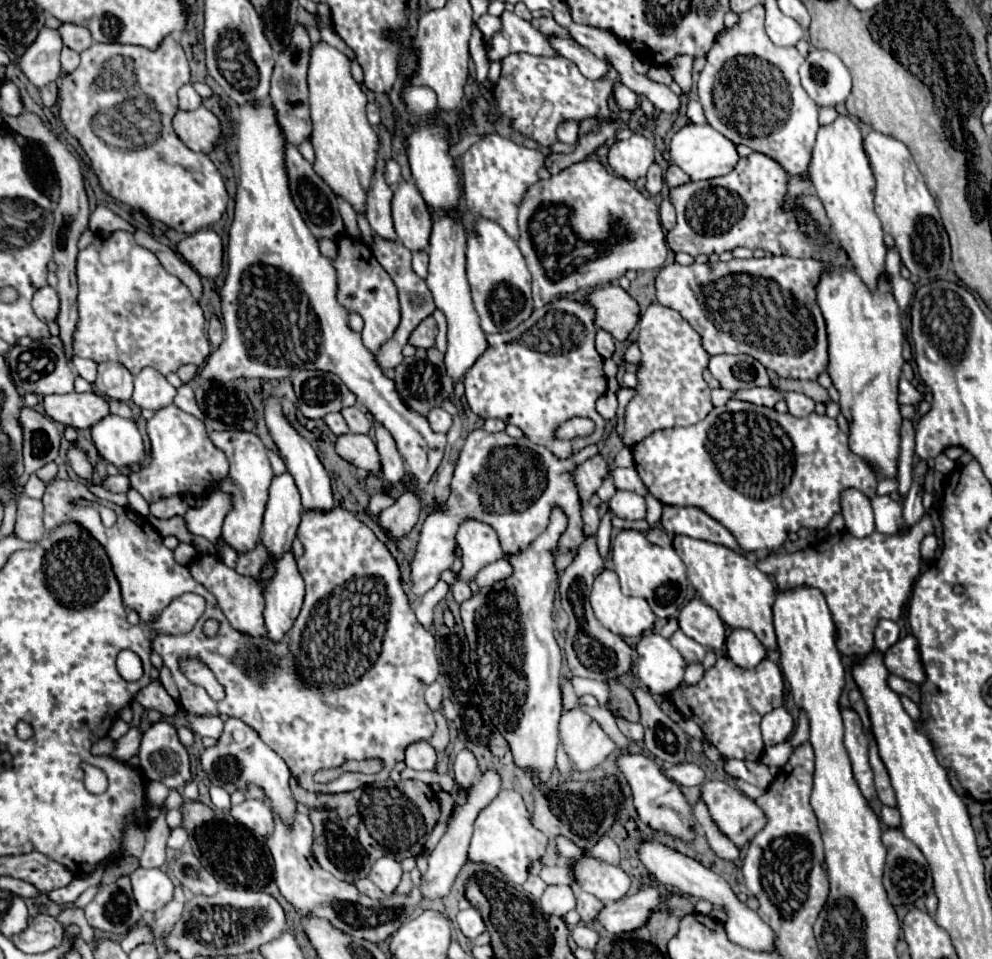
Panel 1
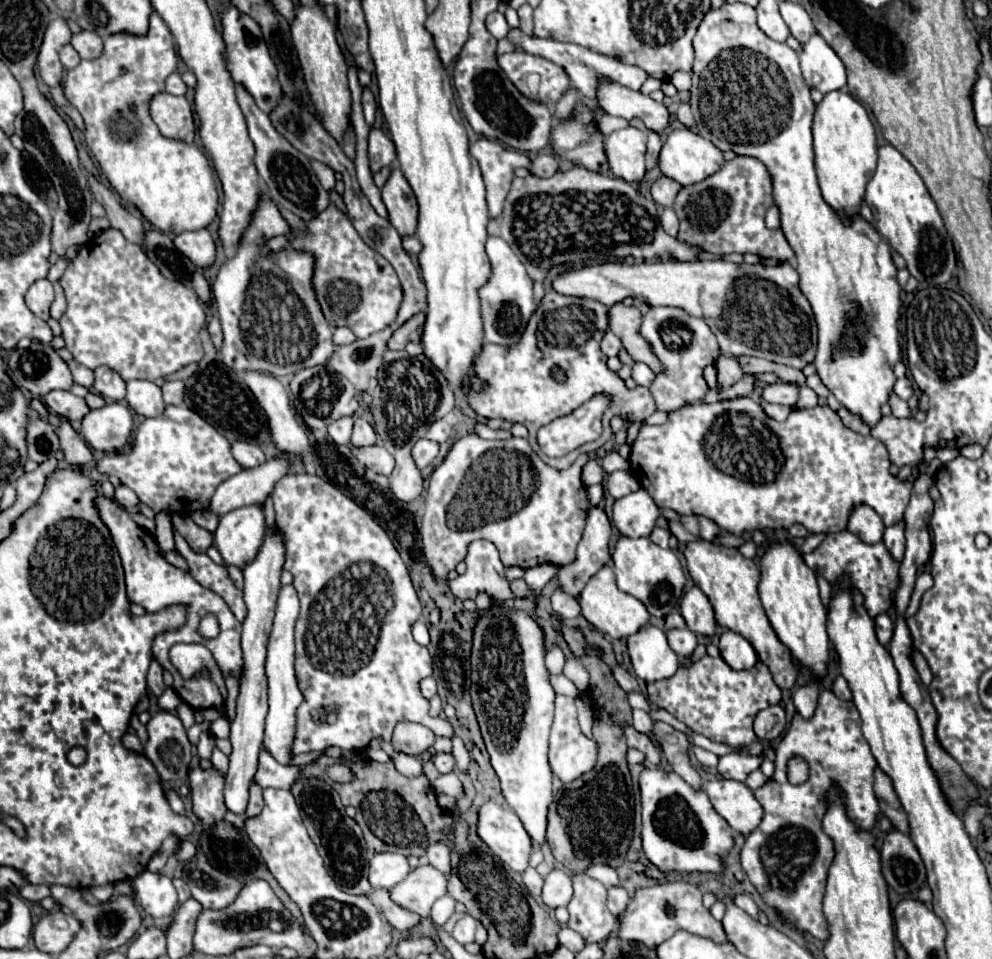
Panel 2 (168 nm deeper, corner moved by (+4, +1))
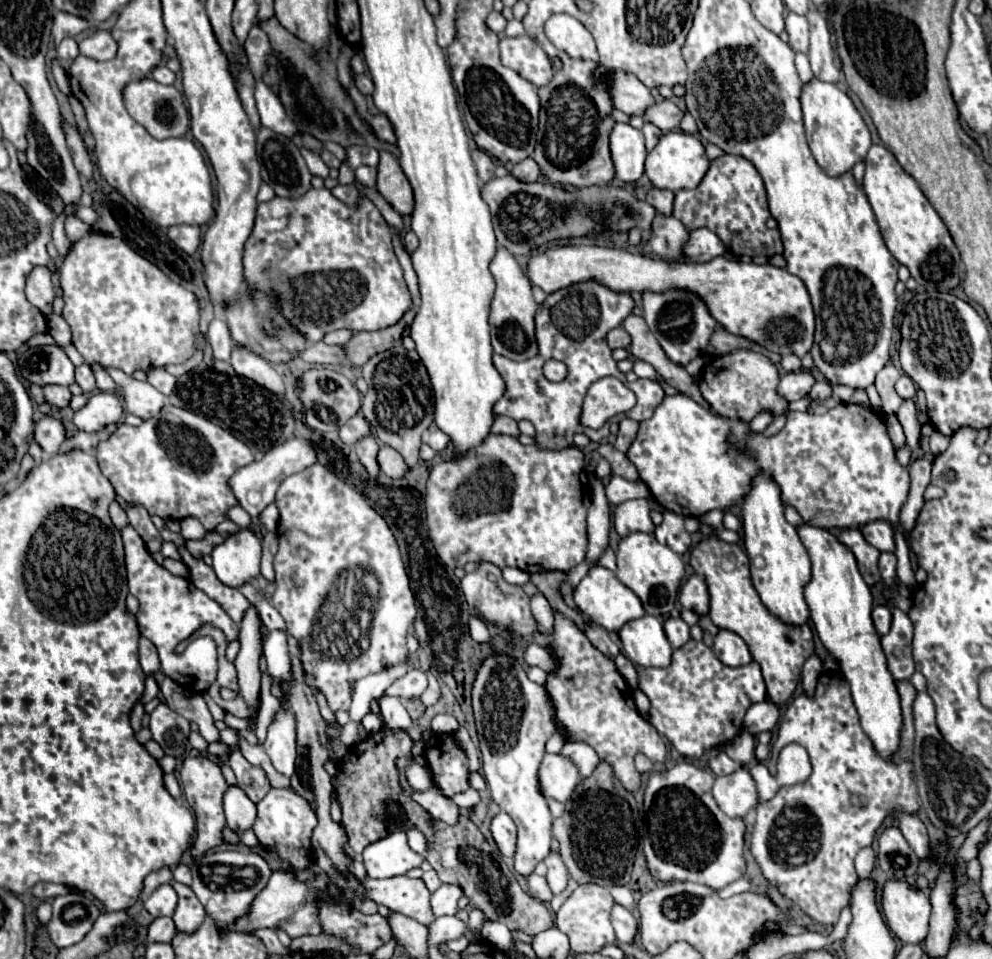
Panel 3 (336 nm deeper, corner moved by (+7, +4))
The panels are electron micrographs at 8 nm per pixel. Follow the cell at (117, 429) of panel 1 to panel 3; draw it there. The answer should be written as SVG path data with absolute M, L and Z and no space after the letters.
M99 391L95 393L89 403L75 413L75 425L81 431L95 433L101 431L105 425L119 423L123 419L123 407L115 393Z

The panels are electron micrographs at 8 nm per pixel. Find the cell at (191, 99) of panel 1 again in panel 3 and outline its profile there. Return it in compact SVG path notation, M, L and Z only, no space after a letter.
M159 65L159 67L153 69L153 79L159 81L159 83L163 83L163 85L173 85L175 73L167 65Z

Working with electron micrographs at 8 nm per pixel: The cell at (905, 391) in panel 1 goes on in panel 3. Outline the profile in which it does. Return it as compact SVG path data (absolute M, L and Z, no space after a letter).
M901 375L899 379L897 379L897 385L895 385L895 391L903 397L903 399L911 399L911 397L915 397L915 393L917 393L917 389L915 389L915 383L907 377L907 375Z

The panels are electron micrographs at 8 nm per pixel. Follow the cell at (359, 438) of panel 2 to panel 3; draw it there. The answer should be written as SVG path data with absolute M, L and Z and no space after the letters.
M365 435L365 439L359 439L355 445L353 445L353 451L357 453L359 461L365 465L365 469L371 473L371 475L377 475L379 473L379 465L377 465L377 451L379 451L379 445L375 441L373 435Z

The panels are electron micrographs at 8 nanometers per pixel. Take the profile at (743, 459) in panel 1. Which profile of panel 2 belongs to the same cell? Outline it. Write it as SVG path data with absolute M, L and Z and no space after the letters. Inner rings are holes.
M736 398L736 400L722 400L716 404L686 404L680 410L674 410L668 414L668 420L664 424L658 426L648 426L642 424L640 434L636 438L636 442L632 444L632 454L630 454L630 468L634 472L634 478L640 482L640 486L644 490L648 490L648 494L652 494L654 502L660 508L672 508L682 516L704 516L710 518L712 522L718 524L718 528L734 534L734 536L742 536L742 532L754 532L754 530L764 530L764 528L790 528L792 524L802 524L808 528L808 532L812 534L830 534L830 532L840 532L846 528L848 518L852 514L852 510L858 504L866 504L870 508L874 508L878 512L878 516L884 520L886 526L894 526L902 520L902 514L908 506L910 500L910 492L912 492L912 484L908 480L900 480L898 476L890 474L890 458L888 458L888 450L886 446L872 438L872 436L862 436L850 428L846 428L840 420L840 416L830 408L830 406L814 406L810 410L792 410L790 416L784 422L776 422L772 418L768 418L760 406L760 402L752 400L752 398ZM716 424L716 446L714 440L710 440L712 428Z

